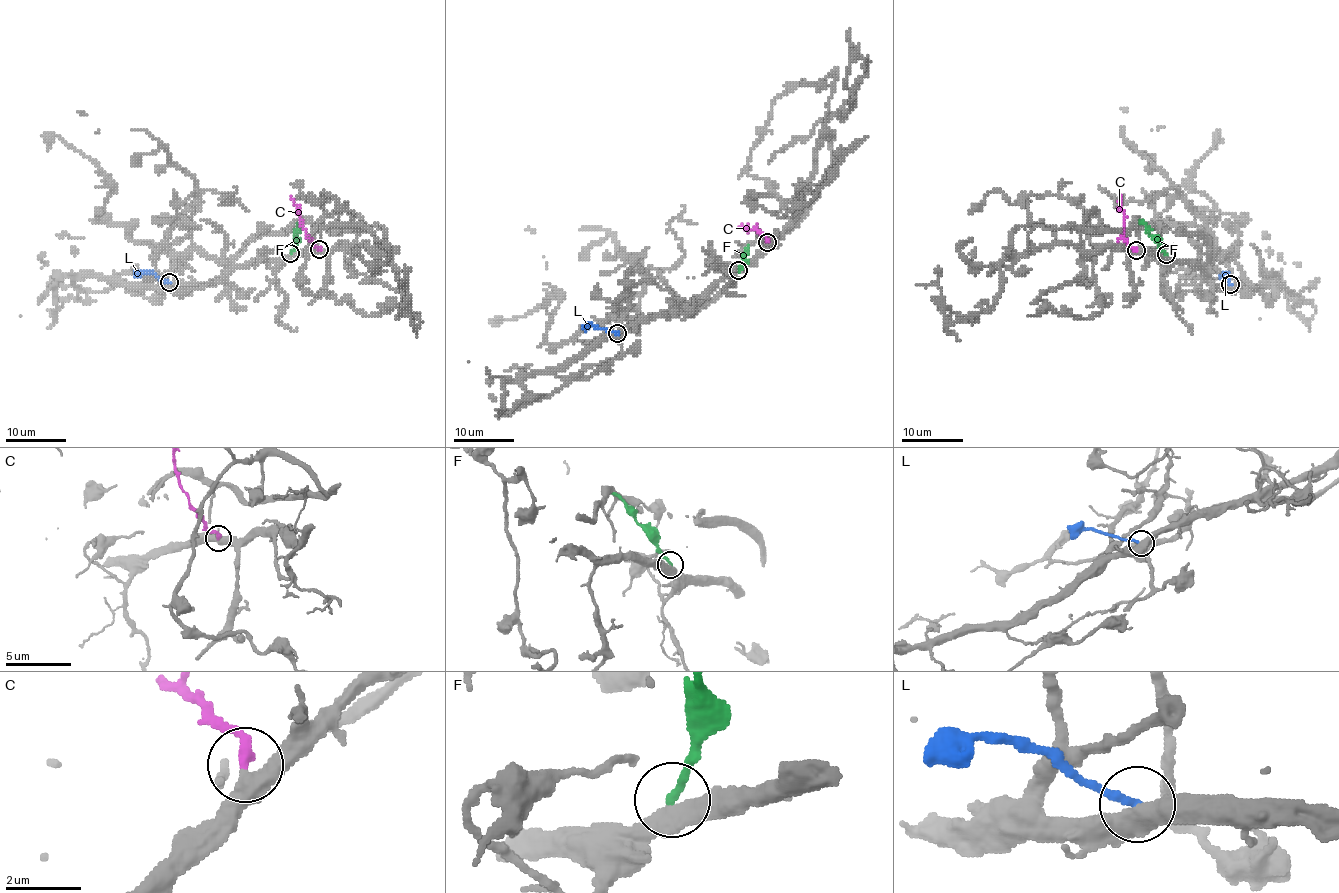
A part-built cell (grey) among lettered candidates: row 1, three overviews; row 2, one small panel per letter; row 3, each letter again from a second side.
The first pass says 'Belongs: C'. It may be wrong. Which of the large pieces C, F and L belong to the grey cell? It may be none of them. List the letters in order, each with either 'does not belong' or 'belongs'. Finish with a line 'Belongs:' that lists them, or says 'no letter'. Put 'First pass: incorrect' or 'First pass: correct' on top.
First pass: correct
C: belongs
F: does not belong
L: does not belong
Belongs: C

